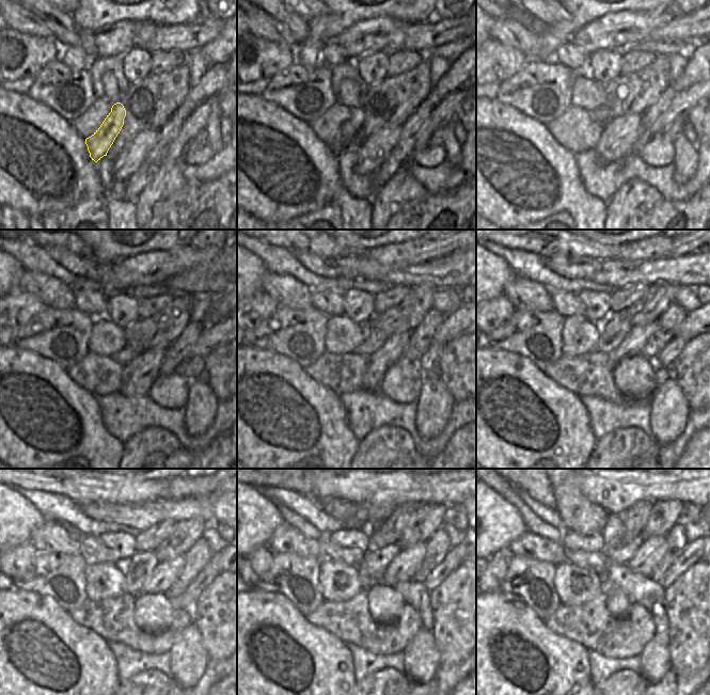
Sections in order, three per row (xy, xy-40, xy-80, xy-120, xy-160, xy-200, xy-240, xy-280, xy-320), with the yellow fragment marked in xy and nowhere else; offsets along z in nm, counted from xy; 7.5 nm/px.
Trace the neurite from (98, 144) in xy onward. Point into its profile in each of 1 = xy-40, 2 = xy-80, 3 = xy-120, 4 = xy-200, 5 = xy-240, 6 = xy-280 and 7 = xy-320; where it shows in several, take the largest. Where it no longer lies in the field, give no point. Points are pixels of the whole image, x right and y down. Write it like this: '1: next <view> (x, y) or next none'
1: next xy-40 (350, 128)
2: next xy-80 (601, 115)
3: next xy-120 (126, 354)
4: next xy-200 (615, 328)
5: next xy-240 (137, 570)
6: next xy-280 (372, 569)
7: next xy-320 (621, 555)

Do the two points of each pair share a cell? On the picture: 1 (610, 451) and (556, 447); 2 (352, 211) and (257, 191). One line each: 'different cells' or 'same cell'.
1: different cells
2: same cell

